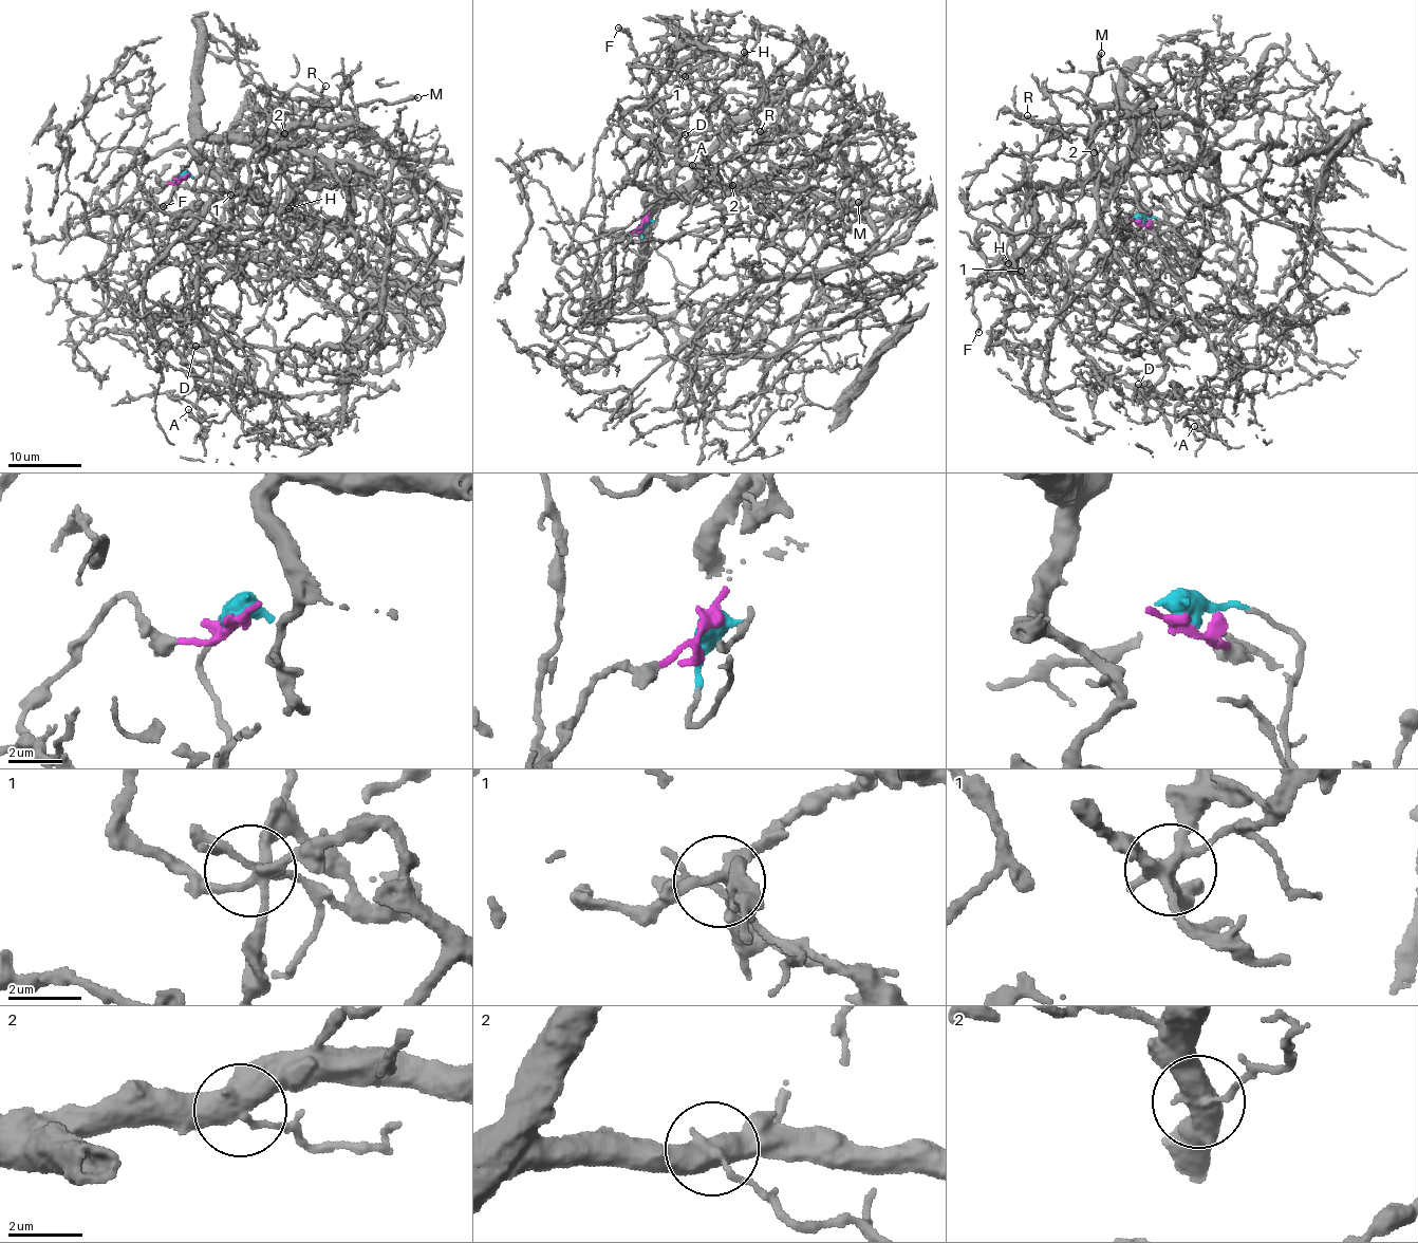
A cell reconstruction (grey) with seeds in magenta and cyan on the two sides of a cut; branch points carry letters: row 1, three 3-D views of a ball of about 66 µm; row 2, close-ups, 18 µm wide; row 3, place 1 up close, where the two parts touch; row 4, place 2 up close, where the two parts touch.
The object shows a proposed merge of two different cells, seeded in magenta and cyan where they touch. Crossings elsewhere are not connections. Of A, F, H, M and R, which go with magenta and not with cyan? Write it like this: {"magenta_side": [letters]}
{"magenta_side": ["F", "H", "M", "R"]}

